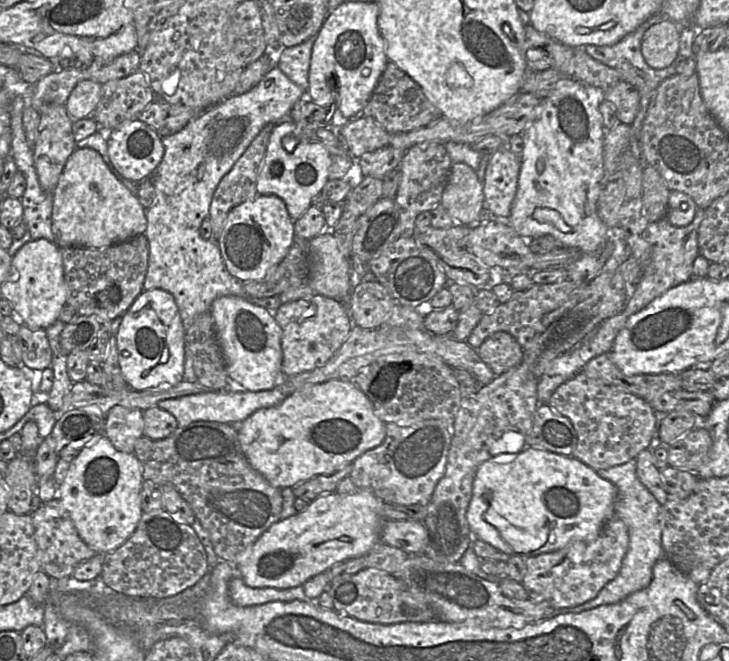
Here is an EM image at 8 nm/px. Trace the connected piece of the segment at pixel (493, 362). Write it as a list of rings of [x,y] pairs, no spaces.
[[[499,331],[485,339],[478,349],[478,355],[499,376],[521,364],[523,350],[512,335]]]

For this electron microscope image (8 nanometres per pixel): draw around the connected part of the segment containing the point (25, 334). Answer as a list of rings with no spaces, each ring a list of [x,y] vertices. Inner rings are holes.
[[[22,324],[16,337],[25,366],[41,371],[51,366],[52,351],[45,329],[31,329]]]

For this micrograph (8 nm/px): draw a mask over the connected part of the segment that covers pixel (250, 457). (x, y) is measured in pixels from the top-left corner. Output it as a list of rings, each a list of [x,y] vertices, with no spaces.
[[[329,380],[305,385],[279,405],[262,408],[237,425],[238,440],[247,461],[272,486],[294,487],[318,475],[330,475],[352,463],[358,456],[379,446],[385,439],[385,423],[376,415],[368,397],[353,381]]]

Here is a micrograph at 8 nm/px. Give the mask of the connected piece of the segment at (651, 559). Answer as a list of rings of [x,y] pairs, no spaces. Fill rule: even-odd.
[[[633,458],[623,464],[595,471],[601,478],[613,483],[617,489],[614,501],[614,515],[621,518],[628,528],[628,550],[616,577],[609,581],[594,598],[577,606],[557,609],[554,615],[579,613],[601,605],[622,601],[631,593],[646,588],[652,580],[654,564],[666,557],[662,546],[664,506],[658,502],[655,496],[639,480],[637,475],[637,460]]]

